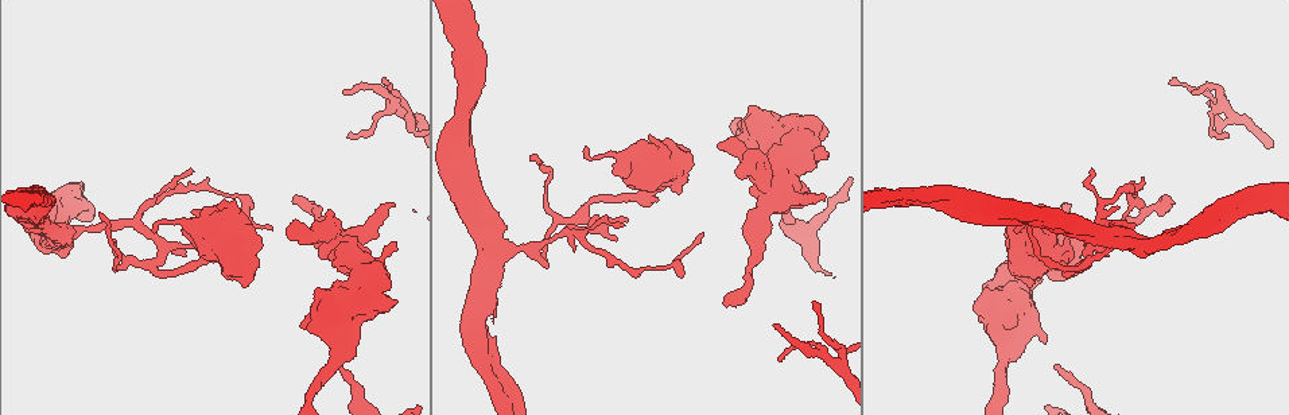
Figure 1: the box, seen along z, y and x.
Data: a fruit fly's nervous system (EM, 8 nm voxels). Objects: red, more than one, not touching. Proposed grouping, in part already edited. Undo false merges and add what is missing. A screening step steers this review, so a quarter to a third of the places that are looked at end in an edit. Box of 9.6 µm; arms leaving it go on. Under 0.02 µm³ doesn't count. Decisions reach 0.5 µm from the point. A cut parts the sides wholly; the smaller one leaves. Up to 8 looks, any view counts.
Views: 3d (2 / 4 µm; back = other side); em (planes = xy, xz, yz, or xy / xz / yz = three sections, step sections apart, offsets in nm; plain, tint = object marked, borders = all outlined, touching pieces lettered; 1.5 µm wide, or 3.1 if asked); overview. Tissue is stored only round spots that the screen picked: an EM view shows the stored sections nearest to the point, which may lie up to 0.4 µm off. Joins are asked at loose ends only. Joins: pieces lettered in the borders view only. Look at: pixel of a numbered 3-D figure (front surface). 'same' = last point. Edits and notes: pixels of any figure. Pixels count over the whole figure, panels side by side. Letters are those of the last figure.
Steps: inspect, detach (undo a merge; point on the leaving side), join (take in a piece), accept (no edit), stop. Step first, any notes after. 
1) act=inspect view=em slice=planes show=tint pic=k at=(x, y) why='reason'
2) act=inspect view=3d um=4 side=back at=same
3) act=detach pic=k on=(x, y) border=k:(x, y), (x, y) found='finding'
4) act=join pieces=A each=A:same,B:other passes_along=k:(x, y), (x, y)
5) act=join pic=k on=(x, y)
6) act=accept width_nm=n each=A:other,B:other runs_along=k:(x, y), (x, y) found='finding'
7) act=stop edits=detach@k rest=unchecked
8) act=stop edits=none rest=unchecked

act=inspect view=3d um=2 pic=1 at=(1194, 90) why='tapers out'

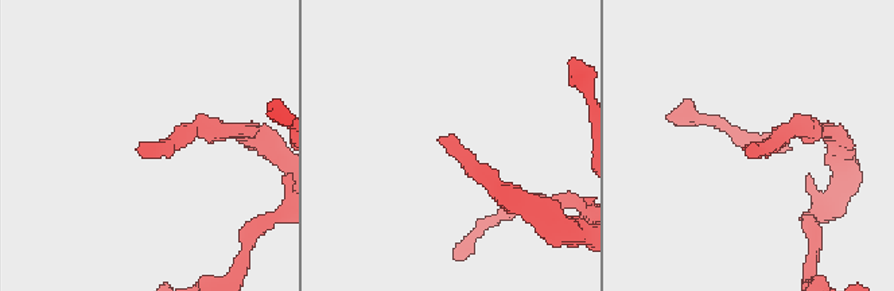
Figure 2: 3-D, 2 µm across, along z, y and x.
act=inspect view=em slice=xz step=8 show=borders pic=2 at=(142, 143)

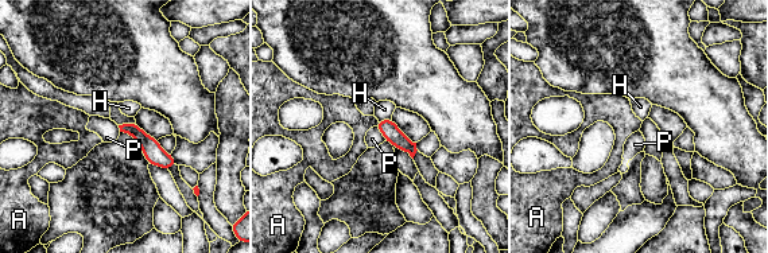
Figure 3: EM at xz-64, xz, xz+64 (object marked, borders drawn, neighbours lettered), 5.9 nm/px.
act=inspect view=em slice=planes show=borders at=same

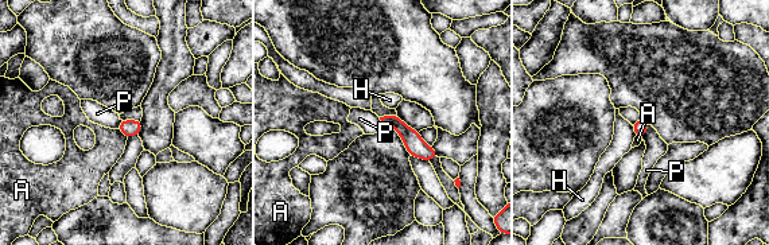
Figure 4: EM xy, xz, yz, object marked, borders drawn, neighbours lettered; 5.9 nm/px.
act=accept each=A:other,H:other,P:other found='none of them fits'

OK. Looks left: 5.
act=inspect view=em slice=xz step=8 show=borders pic=1 at=(1016, 228)

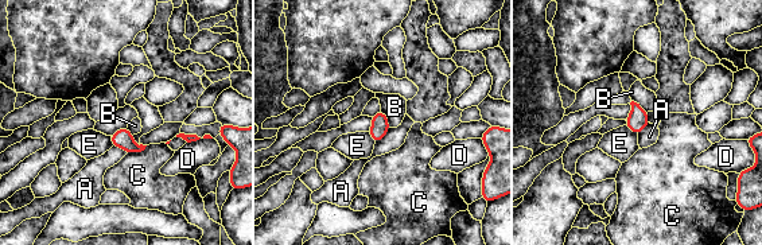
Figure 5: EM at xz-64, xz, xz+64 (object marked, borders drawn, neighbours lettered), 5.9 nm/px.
act=inspect view=em slice=planes show=borders at=same

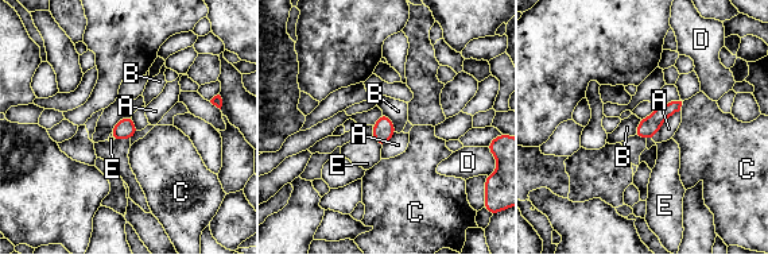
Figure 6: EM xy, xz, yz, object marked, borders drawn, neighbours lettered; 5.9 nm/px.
act=accept each=A:other,B:other,C:other,D:other,E:other border=6:(383, 112), (392, 122), (396, 131) found='no lettered piece goes on from it'

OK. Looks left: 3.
act=inspect view=3d um=4 pic=1 at=(152, 264) why='abrupt turn'

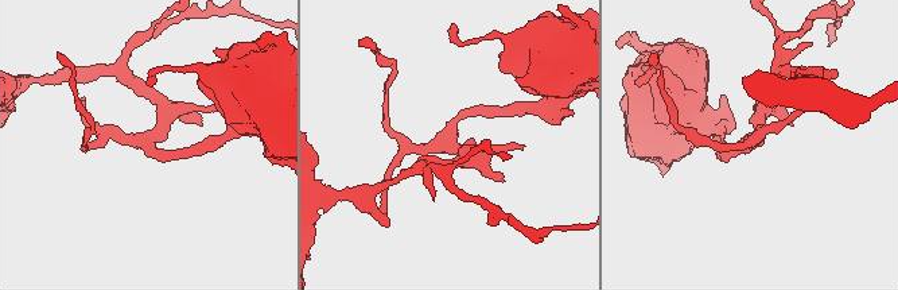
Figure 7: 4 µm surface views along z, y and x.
act=inspect view=em slice=xy step=4 show=tint pic=7 at=(445, 141)

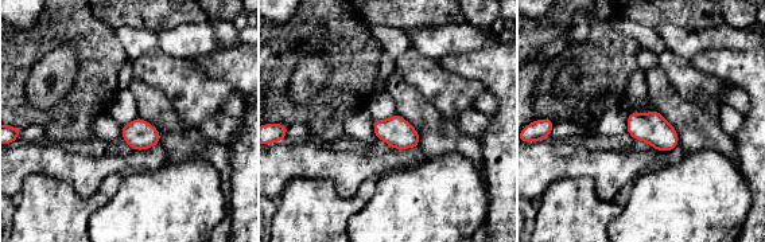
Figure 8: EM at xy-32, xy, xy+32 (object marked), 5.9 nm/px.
act=inspect view=em slice=planes show=borders at=same

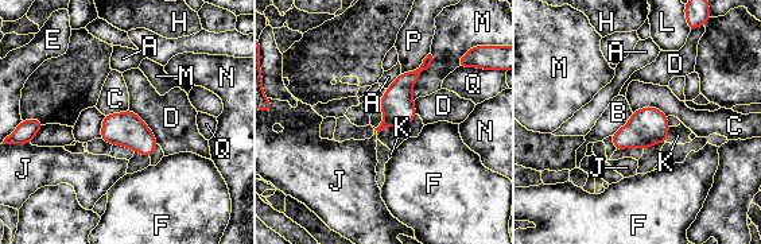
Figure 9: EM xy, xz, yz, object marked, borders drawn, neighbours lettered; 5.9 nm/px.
act=accept each=A:other,B:other,C:other,D:other,E:other,F:other,H:other,J:other,K:other,L:other,M:other,N:other,P:other,Q:other border=9:(632, 112), (631, 117), (610, 135) found='all the same neuron'

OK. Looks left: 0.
act=stop edits=none rest=unchecked

